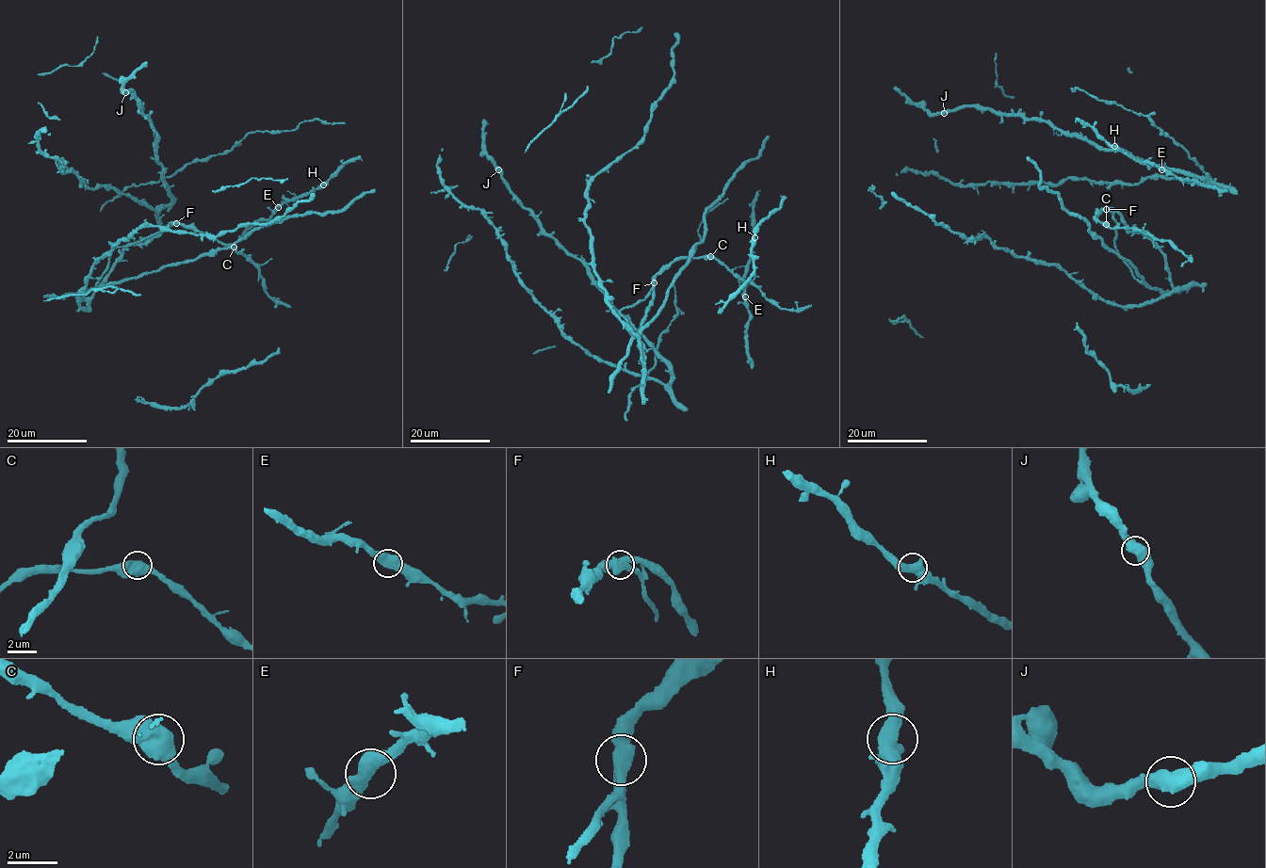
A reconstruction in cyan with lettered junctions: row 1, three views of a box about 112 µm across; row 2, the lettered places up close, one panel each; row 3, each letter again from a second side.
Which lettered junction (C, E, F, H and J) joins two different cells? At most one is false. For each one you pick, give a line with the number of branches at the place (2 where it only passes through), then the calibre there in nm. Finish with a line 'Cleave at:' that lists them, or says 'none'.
F: 2 | 650 nm
Cleave at: F

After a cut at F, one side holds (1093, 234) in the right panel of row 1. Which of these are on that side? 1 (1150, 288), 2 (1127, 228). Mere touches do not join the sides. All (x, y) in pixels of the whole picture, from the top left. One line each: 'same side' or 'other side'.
1: same side
2: other side

